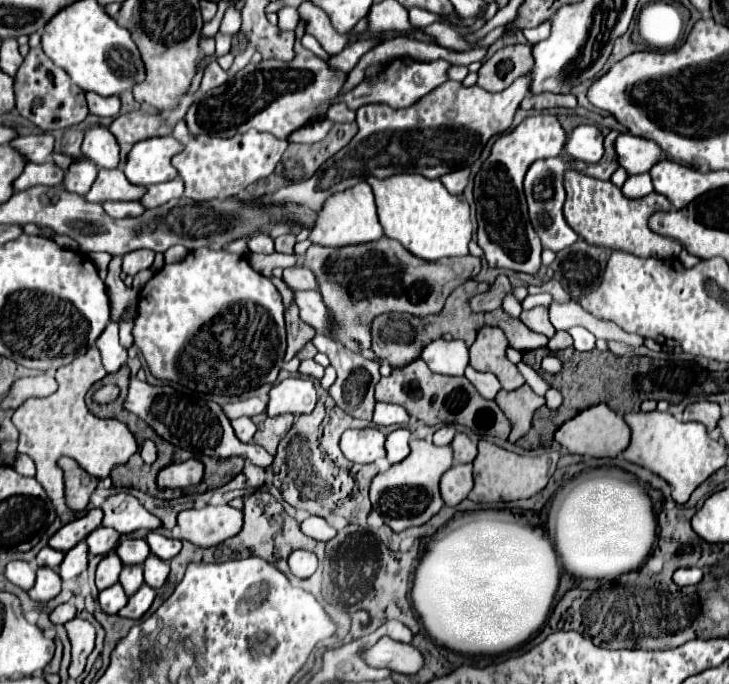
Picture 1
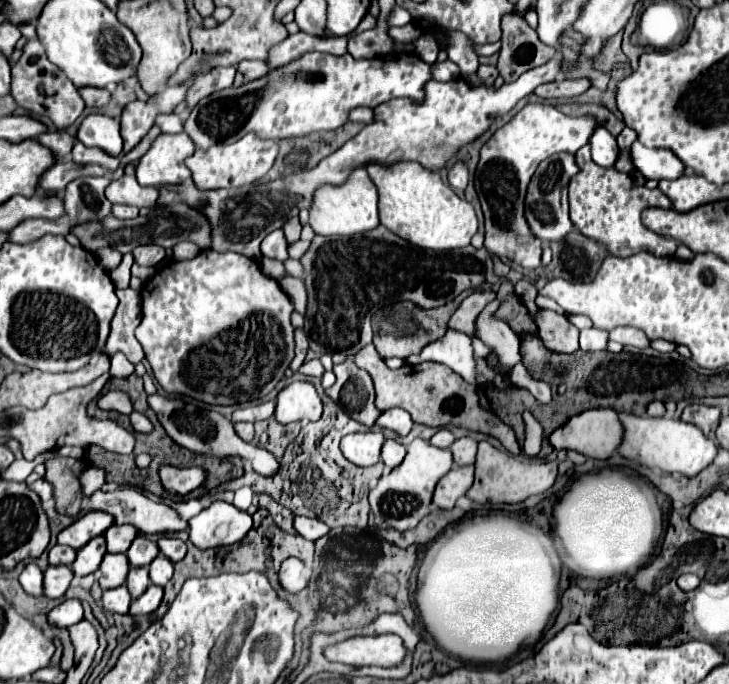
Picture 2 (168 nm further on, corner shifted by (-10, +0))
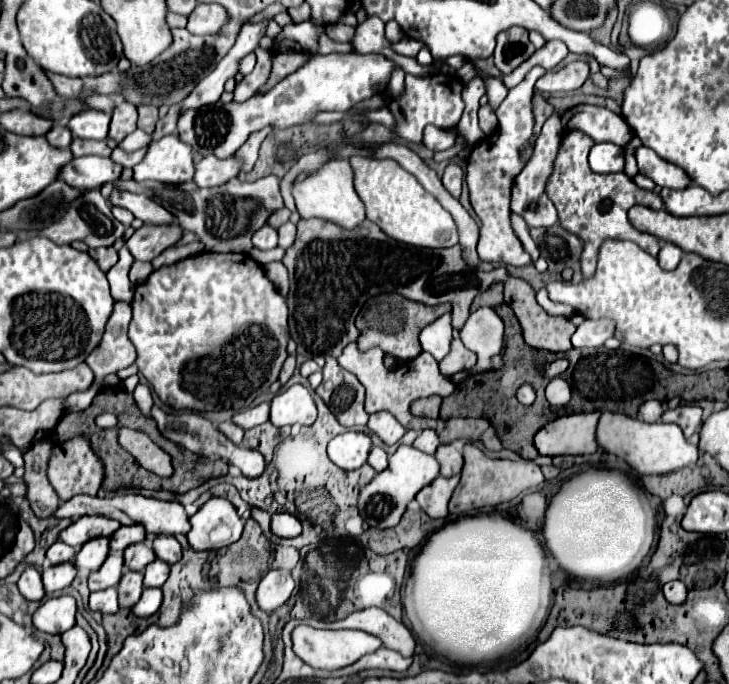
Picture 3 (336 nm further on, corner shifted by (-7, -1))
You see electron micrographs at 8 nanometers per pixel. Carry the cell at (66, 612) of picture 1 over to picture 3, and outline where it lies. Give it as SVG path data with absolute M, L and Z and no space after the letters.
M59 596L49 598L33 614L33 624L37 630L47 634L63 634L75 626L75 598Z

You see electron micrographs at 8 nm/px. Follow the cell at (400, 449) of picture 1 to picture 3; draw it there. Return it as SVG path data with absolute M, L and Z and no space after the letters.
M375 446L375 448L371 448L371 454L369 454L369 460L367 462L375 468L375 472L383 472L387 468L387 464L389 464L387 458L389 458L387 452L383 448L377 448Z

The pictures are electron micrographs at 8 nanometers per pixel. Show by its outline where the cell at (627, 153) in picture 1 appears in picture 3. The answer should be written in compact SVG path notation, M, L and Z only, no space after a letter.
M639 146L635 152L637 158L637 166L639 172L647 178L651 178L657 186L667 186L667 188L685 188L691 184L689 176L675 164L663 160L657 156L655 150L647 148L647 146Z

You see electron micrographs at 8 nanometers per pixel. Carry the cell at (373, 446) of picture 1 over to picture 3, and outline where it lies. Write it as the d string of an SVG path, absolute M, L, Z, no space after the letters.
M345 432L329 442L329 458L343 470L357 470L367 462L371 452L371 438L363 432Z

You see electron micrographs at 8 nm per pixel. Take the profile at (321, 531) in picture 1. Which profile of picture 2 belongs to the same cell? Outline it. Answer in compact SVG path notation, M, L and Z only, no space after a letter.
M300 515L294 517L294 529L298 531L298 535L302 535L304 539L310 539L310 541L316 541L330 531L326 527L326 523L318 521L318 519L310 519L310 517L300 517Z

